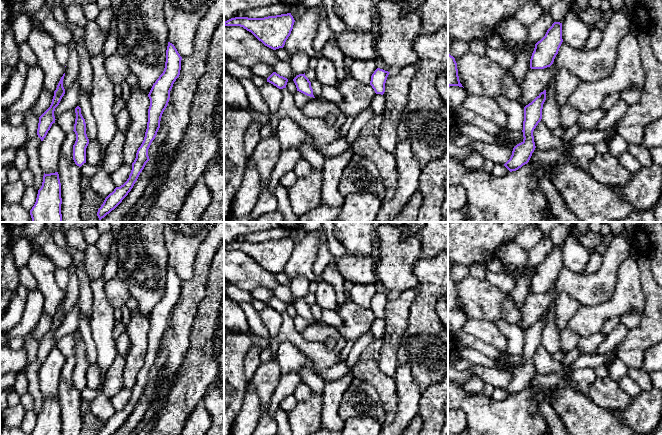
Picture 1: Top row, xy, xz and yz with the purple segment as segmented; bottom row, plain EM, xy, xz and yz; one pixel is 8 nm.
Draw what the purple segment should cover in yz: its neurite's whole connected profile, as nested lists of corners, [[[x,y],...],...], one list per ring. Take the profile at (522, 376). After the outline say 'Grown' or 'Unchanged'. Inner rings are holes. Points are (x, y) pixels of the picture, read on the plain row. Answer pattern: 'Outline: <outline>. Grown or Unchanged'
Outline: [[[546,314],[524,331],[522,354],[524,363],[513,372],[510,383],[504,388],[510,396],[516,395],[527,388],[536,372],[533,355],[542,343],[542,333],[545,324]]]. Unchanged

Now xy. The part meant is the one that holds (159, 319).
Outline: [[[168,266],[164,295],[153,308],[148,318],[150,330],[148,333],[147,353],[144,364],[138,372],[136,382],[132,387],[129,402],[105,422],[98,435],[114,434],[131,415],[146,387],[150,384],[148,373],[160,352],[161,341],[168,329],[173,308],[180,299],[181,284],[182,281],[175,270]]]. Unchanged

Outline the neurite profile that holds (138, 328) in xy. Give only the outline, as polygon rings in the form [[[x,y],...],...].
[[[130,297],[126,305],[130,314],[130,322],[126,327],[126,333],[130,339],[130,347],[125,357],[124,387],[132,389],[136,382],[137,374],[145,361],[150,323],[140,312],[136,298]]]

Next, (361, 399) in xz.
[[[354,378],[344,392],[338,414],[344,421],[351,417],[371,417],[379,423],[385,420],[378,392],[372,385],[358,378]]]

